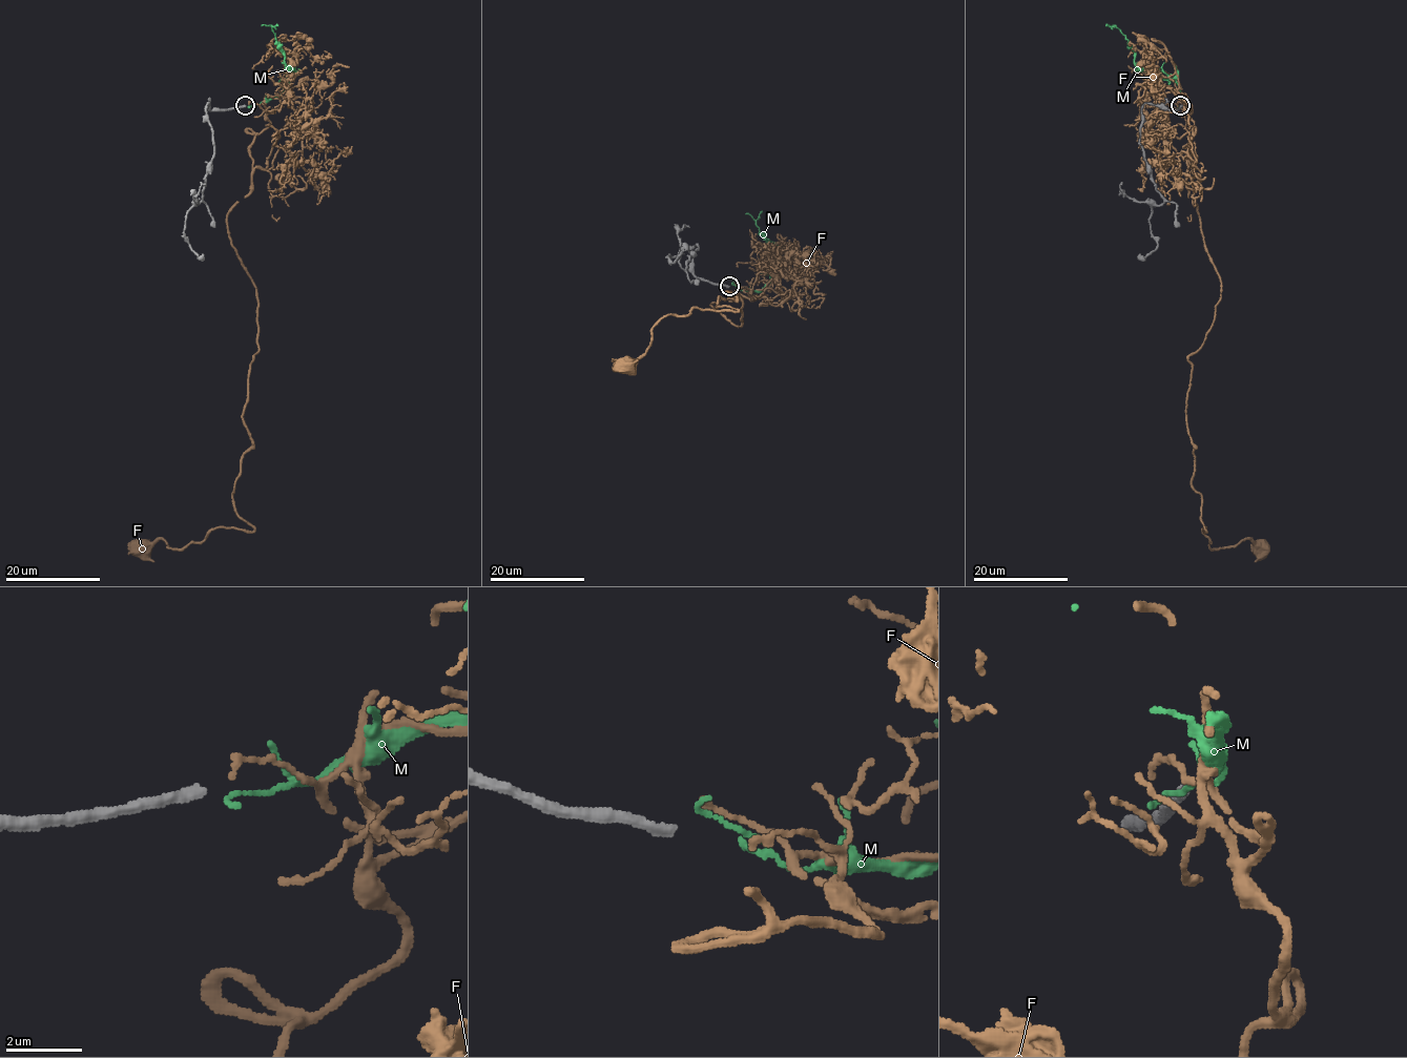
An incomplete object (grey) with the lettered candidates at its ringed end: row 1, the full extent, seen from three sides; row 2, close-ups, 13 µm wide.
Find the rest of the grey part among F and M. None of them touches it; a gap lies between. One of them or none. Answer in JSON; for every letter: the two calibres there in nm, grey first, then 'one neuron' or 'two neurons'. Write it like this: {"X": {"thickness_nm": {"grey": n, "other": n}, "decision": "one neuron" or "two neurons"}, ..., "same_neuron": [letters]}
{"F": {"thickness_nm": {"grey": 300, "other": 170}, "decision": "two neurons"}, "M": {"thickness_nm": {"grey": 300, "other": 120}, "decision": "two neurons"}, "same_neuron": []}

